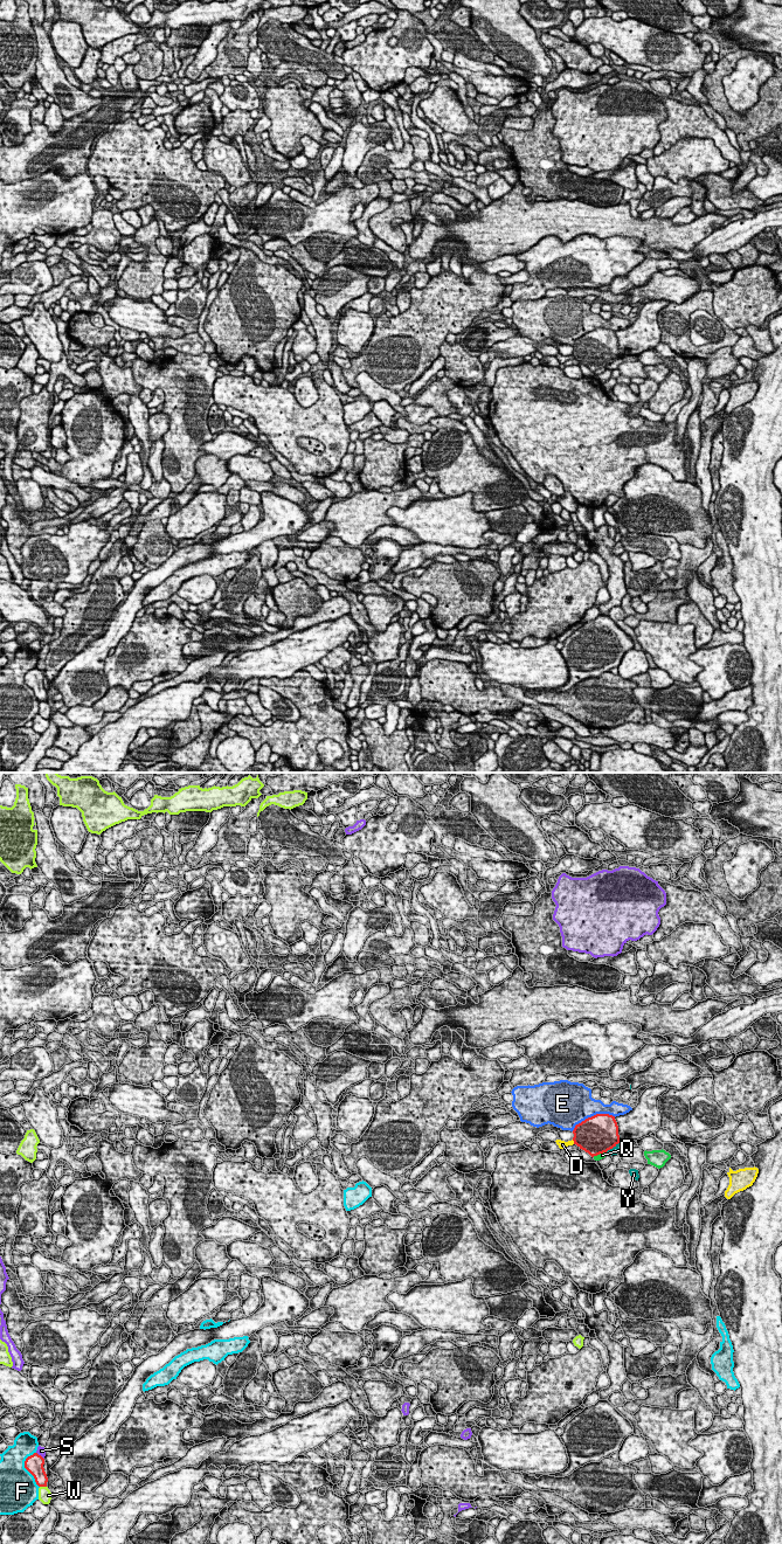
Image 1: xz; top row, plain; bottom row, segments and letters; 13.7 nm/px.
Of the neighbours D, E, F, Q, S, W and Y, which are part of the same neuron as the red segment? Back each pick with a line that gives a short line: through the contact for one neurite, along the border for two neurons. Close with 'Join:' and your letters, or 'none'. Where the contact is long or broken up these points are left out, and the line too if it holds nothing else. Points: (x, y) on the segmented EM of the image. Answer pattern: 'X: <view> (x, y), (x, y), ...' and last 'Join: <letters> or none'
Join: none

